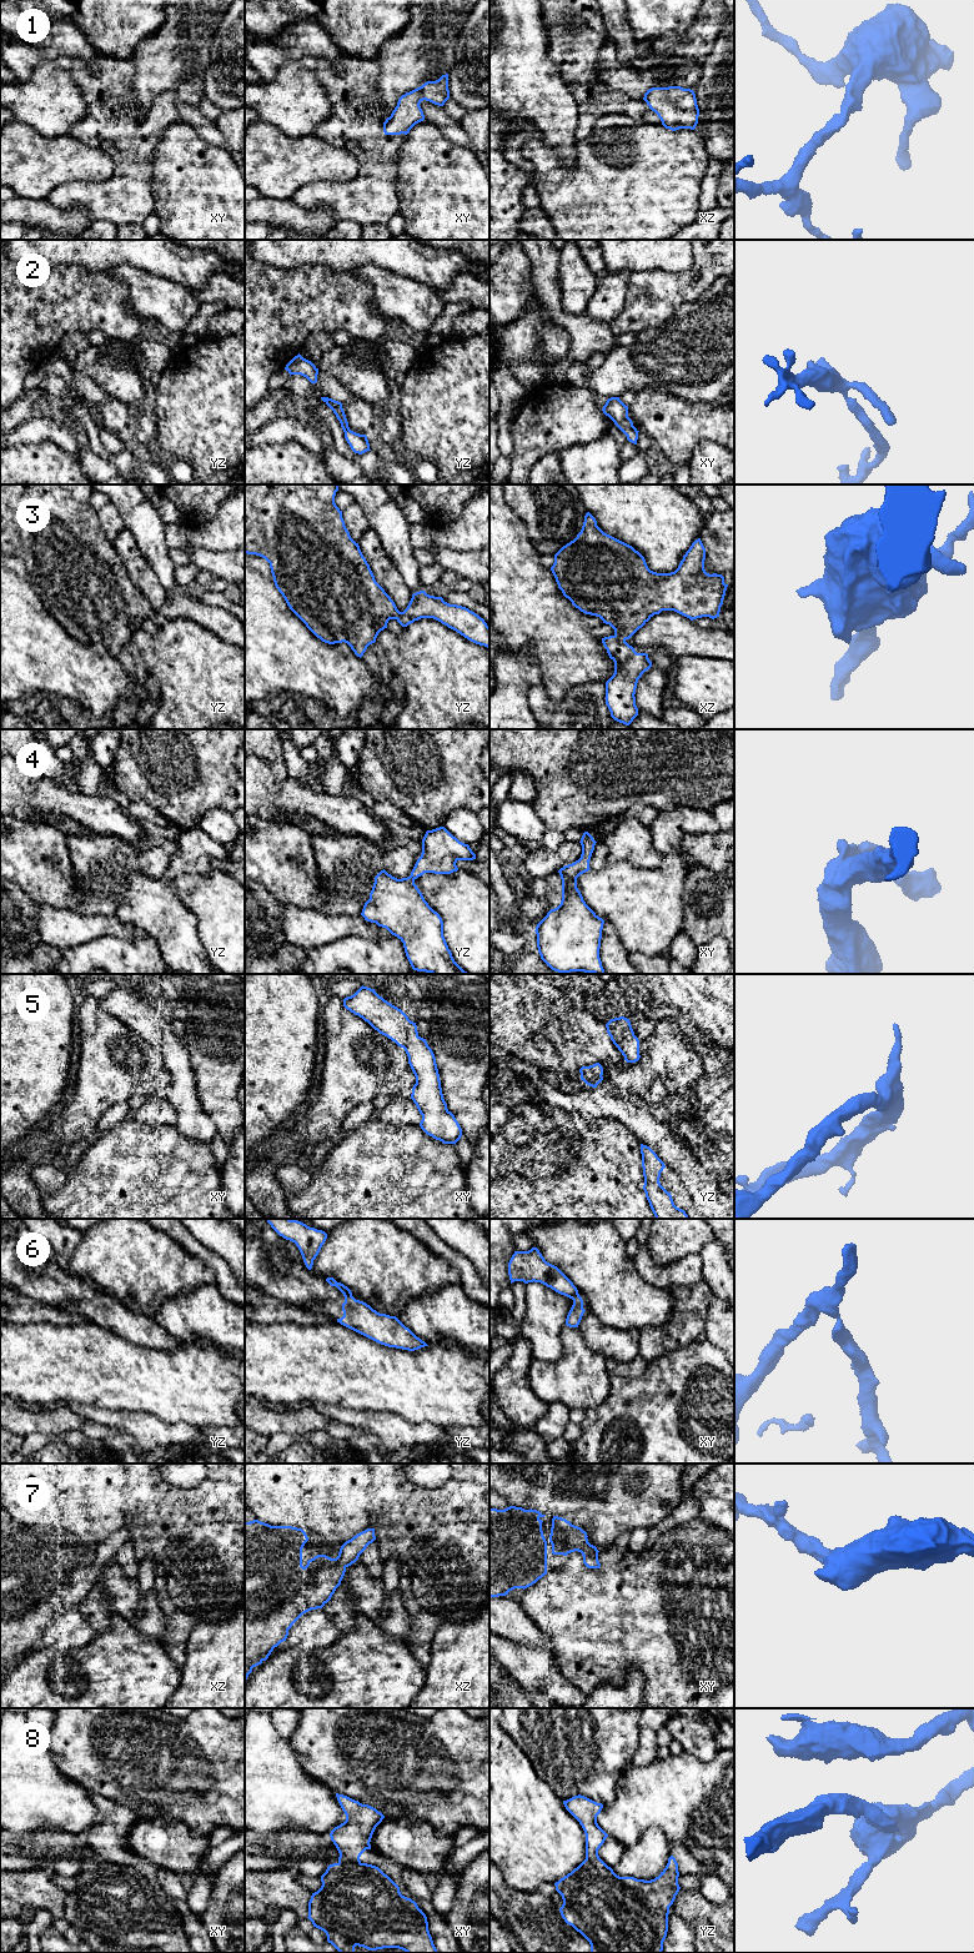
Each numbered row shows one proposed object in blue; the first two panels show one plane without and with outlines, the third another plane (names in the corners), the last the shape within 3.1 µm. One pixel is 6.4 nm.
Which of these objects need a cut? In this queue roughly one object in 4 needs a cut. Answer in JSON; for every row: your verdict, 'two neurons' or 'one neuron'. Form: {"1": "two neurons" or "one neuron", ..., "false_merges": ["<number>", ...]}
{"1": "one neuron", "2": "one neuron", "3": "one neuron", "4": "one neuron", "5": "one neuron", "6": "two neurons", "7": "one neuron", "8": "one neuron", "false_merges": ["6"]}

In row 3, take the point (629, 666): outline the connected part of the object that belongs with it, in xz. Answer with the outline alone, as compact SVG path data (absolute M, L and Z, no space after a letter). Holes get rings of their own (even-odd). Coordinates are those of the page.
M589 512L586 513L577 537L554 554L551 571L563 596L581 612L599 617L614 629L613 636L602 638L609 658L614 662L614 673L606 682L606 704L614 721L629 726L638 716L634 697L637 683L652 667L648 654L637 653L627 639L662 611L674 611L691 621L719 617L728 584L722 574L706 572L704 559L706 548L698 538L674 572L653 572L638 551L604 533Z

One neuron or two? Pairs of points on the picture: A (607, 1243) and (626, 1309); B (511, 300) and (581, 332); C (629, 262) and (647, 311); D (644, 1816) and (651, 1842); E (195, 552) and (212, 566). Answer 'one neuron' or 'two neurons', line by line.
A: one neuron
B: two neurons
C: two neurons
D: two neurons
E: one neuron

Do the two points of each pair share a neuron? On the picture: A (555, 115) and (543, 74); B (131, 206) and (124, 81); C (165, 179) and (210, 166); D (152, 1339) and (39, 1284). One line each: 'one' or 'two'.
A: one
B: one
C: one
D: one

